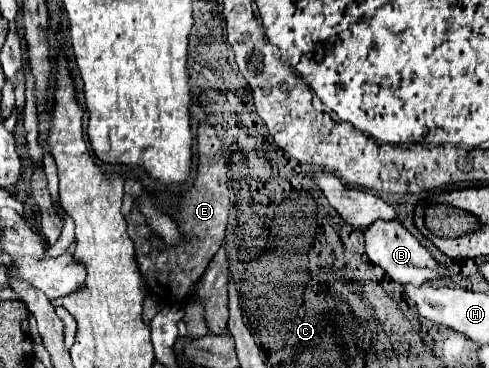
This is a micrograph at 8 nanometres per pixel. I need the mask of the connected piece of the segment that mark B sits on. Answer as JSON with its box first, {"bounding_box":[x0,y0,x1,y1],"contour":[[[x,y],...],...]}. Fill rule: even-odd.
{"bounding_box":[364,220,444,286],"contour":[[[376,220],[372,226],[368,226],[368,230],[364,230],[364,240],[366,240],[368,258],[376,266],[384,268],[386,274],[398,284],[420,286],[424,282],[444,276],[444,268],[430,256],[430,252],[398,220],[392,220],[392,222]]]}

